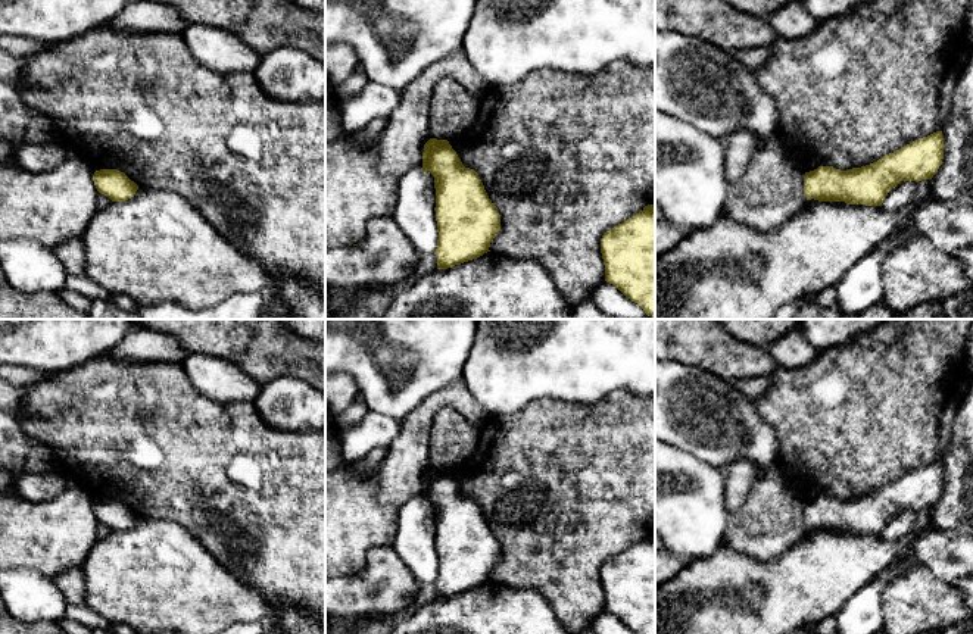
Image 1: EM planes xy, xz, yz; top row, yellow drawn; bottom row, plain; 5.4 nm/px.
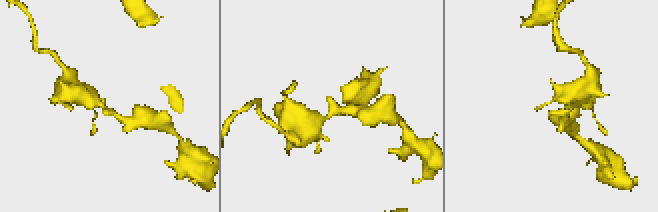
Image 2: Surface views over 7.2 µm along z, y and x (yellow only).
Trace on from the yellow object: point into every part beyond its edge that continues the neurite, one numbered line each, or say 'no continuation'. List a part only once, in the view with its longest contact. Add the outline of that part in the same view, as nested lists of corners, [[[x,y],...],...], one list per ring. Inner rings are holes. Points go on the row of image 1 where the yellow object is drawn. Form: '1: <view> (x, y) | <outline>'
1: yz (770, 193) | [[[757,137],[757,150],[745,175],[730,182],[724,215],[770,234],[808,203],[805,171],[777,137]]]

